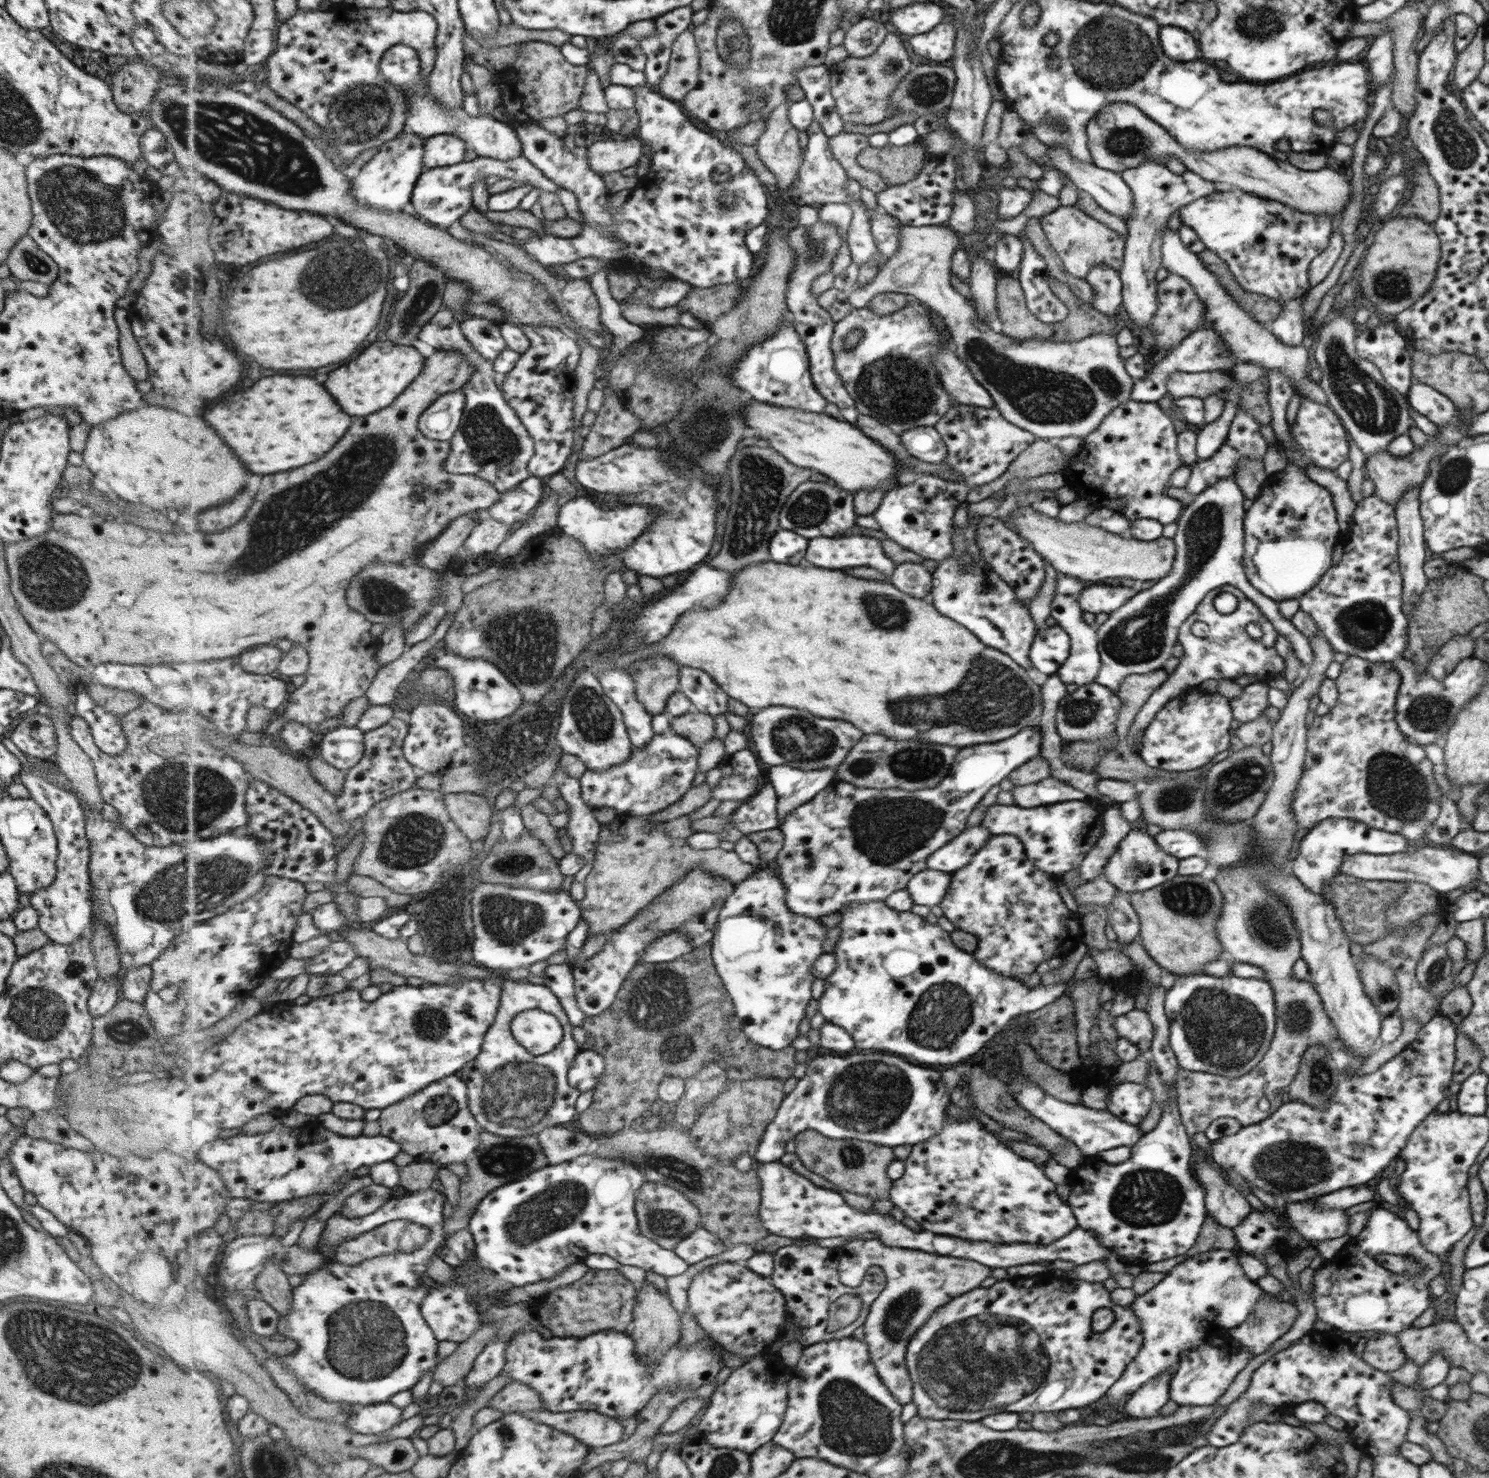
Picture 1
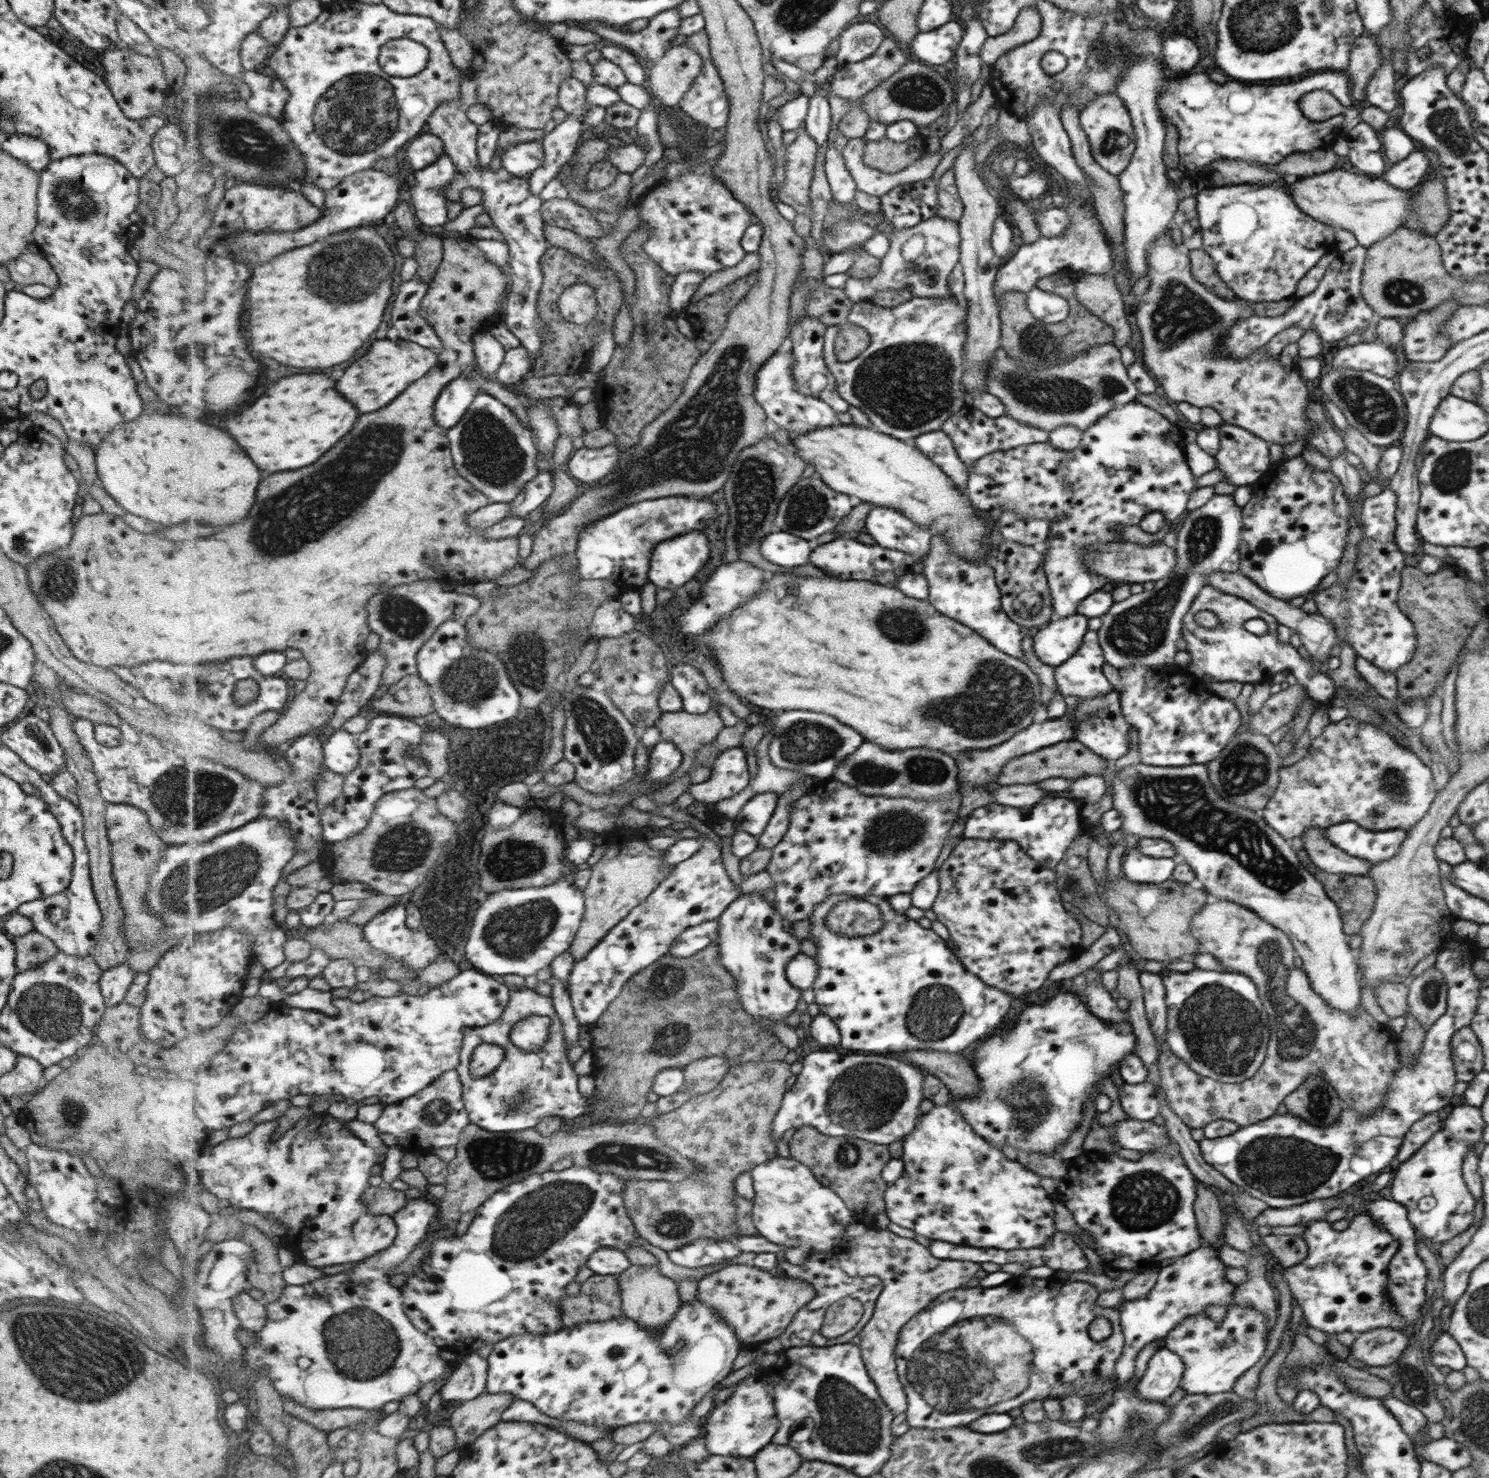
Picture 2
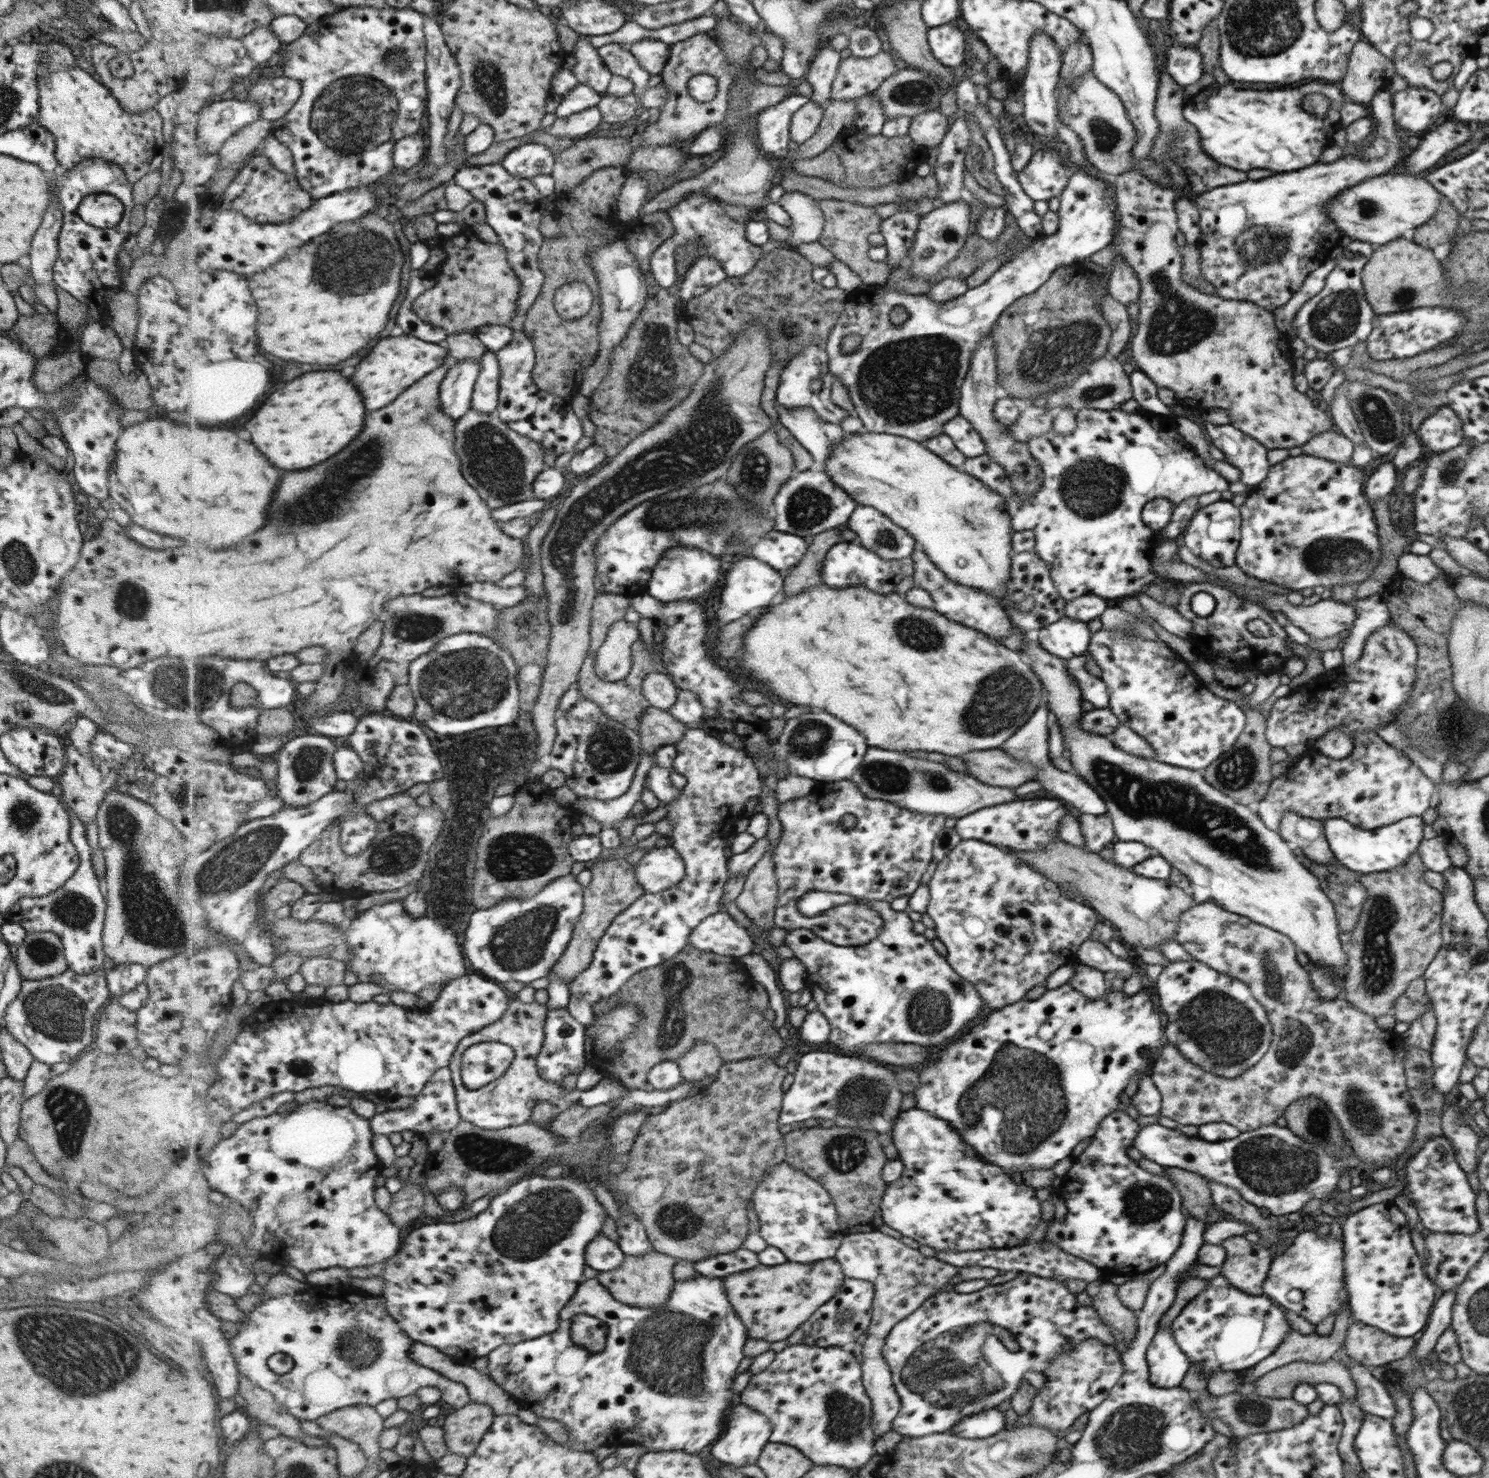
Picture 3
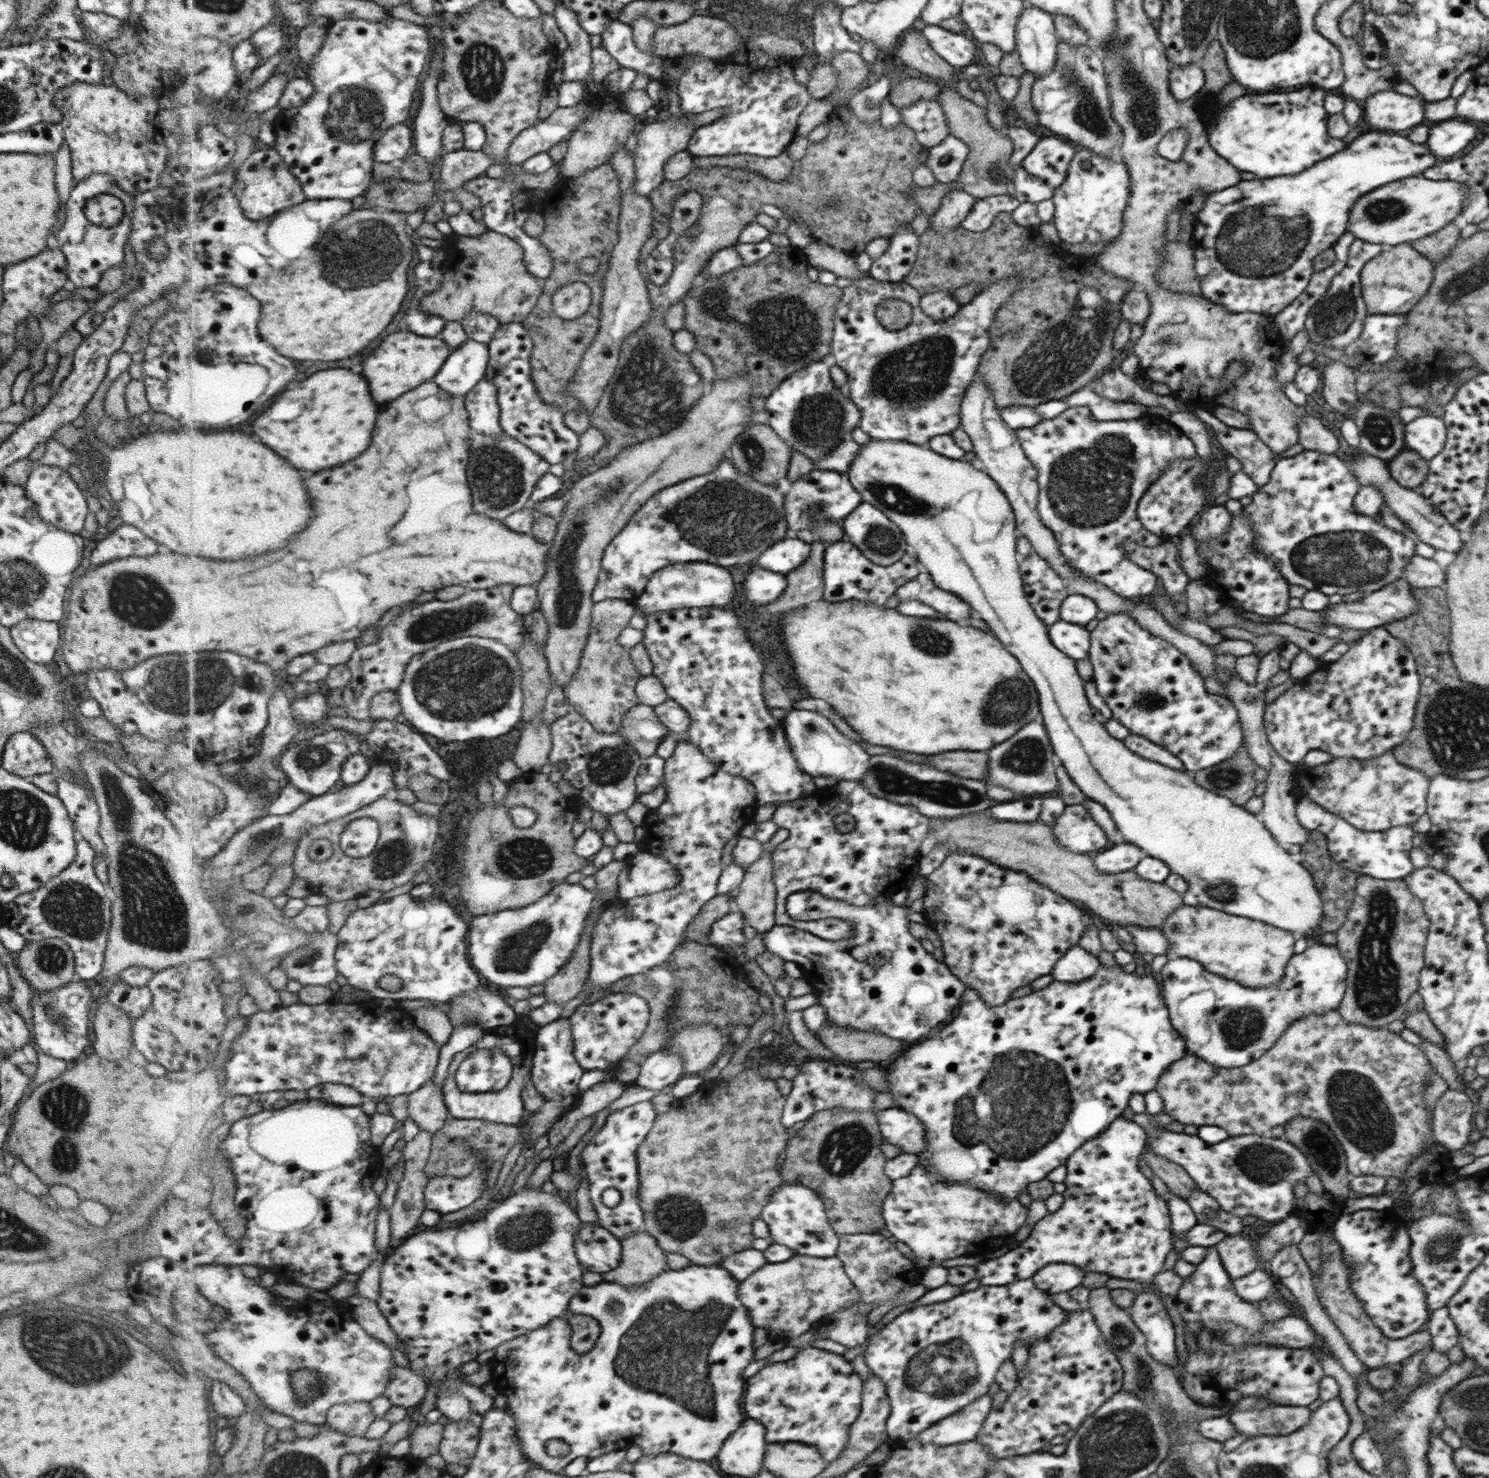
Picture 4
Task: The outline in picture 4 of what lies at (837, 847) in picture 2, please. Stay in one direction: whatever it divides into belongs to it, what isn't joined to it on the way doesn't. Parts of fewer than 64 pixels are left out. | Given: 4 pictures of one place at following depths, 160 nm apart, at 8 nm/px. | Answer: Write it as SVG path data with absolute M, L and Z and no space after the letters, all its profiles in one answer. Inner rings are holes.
M839 781L831 787L818 787L811 796L800 800L779 804L772 821L790 830L785 842L777 846L773 853L773 876L779 892L777 896L776 921L777 925L794 926L795 928L811 931L815 936L832 941L848 939L850 936L835 936L837 924L805 924L791 920L786 909L788 899L796 893L814 891L829 899L837 899L851 905L877 905L882 902L893 902L893 896L903 890L909 880L917 874L917 846L925 838L927 832L927 816L919 813L915 807L900 805L884 798L871 795L870 791L860 781ZM848 812L855 819L851 832L843 834L837 830L836 816Z

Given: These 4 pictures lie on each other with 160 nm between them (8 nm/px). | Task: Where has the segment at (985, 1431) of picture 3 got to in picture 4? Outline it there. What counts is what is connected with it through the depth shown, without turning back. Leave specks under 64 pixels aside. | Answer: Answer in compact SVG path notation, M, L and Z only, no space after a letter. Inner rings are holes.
M979 1397L963 1409L929 1426L927 1430L917 1434L913 1439L943 1446L974 1440L985 1415L990 1410L990 1397Z

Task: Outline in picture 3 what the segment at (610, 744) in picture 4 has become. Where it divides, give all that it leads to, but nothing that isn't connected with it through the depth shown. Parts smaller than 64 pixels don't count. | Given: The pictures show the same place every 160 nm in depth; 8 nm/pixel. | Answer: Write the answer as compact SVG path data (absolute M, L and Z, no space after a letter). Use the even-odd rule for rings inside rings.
M584 698L556 722L558 737L550 754L551 768L567 775L566 785L578 796L615 800L631 788L643 753L641 735L637 730L611 718L594 700Z

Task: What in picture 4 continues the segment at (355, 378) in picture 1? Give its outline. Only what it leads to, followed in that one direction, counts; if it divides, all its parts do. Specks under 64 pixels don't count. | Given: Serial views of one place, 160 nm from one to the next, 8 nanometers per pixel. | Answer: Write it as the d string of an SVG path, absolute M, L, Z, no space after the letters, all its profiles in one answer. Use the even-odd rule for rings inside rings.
M402 328L397 334L387 336L387 340L367 358L365 378L371 384L371 392L377 402L391 402L409 390L415 390L427 380L431 381L452 353L453 348L440 336L424 337L411 330Z

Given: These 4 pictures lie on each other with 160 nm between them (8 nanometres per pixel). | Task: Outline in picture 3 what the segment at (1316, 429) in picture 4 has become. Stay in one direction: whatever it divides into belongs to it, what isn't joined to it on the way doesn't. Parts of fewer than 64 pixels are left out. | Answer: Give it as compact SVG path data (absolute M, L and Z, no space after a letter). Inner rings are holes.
M1335 429L1321 432L1300 446L1302 453L1315 455L1331 462L1349 462L1353 443Z

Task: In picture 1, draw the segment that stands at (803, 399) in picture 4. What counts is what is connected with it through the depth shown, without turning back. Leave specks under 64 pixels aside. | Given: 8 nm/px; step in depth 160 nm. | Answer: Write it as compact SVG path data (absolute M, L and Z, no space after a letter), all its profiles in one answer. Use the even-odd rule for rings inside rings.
M817 220L811 227L798 225L793 227L788 233L788 239L795 249L797 260L793 273L791 273L787 302L790 306L790 312L793 314L794 325L797 326L798 333L801 334L802 341L806 343L810 353L810 371L813 374L815 386L828 402L832 402L839 408L842 420L853 424L858 420L859 412L854 405L850 391L846 389L845 382L835 366L837 358L835 358L832 347L834 334L837 332L837 322L832 318L830 311L822 307L818 297L811 291L813 280L832 270L832 262L847 239L839 234L838 226L833 225L833 223L823 223L821 220Z

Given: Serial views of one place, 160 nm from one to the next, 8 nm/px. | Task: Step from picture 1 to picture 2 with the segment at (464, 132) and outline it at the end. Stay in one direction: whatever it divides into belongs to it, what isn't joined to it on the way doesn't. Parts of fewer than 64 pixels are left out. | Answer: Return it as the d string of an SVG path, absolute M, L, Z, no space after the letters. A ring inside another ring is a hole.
M409 37L389 41L380 54L382 69L394 77L409 78L423 74L429 62L430 50ZM537 141L516 144L508 147L499 155L502 167L517 176L531 178L539 168L544 166L544 146Z

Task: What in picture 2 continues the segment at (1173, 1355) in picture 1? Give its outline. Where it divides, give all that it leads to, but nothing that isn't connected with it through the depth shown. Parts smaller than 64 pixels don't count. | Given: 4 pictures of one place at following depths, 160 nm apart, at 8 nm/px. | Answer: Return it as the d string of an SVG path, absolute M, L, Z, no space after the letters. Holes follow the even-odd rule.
M1203 1246L1191 1251L1189 1254L1176 1258L1175 1262L1168 1263L1157 1269L1156 1283L1152 1289L1137 1300L1125 1300L1118 1306L1123 1310L1123 1330L1127 1330L1127 1346L1114 1366L1113 1386L1125 1385L1133 1377L1134 1358L1146 1344L1161 1340L1157 1348L1161 1348L1163 1340L1173 1330L1174 1326L1181 1324L1186 1317L1205 1315L1203 1308L1209 1304L1233 1304L1234 1285L1226 1278L1225 1268L1217 1254L1216 1246Z

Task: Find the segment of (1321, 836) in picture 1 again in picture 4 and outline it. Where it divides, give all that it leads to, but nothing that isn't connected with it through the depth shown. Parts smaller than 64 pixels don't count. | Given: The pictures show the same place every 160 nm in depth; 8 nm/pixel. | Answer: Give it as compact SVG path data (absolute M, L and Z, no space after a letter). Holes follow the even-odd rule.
M1299 799L1294 807L1297 822L1305 830L1316 830L1324 834L1325 846L1343 868L1350 868L1356 873L1375 879L1400 879L1415 869L1408 857L1408 852L1413 848L1411 838L1413 838L1414 832L1411 824L1379 832L1363 832L1353 828L1342 818L1323 810L1309 799Z

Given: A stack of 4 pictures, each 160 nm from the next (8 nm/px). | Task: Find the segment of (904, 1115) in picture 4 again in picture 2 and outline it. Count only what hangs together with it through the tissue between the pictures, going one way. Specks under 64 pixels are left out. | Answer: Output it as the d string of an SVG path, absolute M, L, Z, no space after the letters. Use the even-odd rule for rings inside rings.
M946 1104L945 1106L935 1106L929 1112L923 1114L923 1117L918 1122L916 1129L909 1136L905 1137L901 1146L901 1162L903 1162L903 1173L889 1184L886 1190L886 1213L887 1218L891 1219L893 1224L901 1226L901 1228L912 1230L915 1235L921 1235L929 1241L942 1241L954 1243L955 1245L987 1247L992 1249L1013 1250L1013 1249L1034 1249L1043 1246L1056 1233L1059 1233L1059 1226L1055 1226L1055 1222L1059 1222L1059 1206L1055 1206L1057 1198L1047 1190L1047 1186L1043 1186L1043 1177L1035 1175L1035 1172L1023 1167L1023 1164L1017 1163L1016 1160L1009 1161L1001 1153L999 1148L991 1147L991 1144L983 1140L971 1128L971 1124L963 1119L962 1112L955 1105Z

